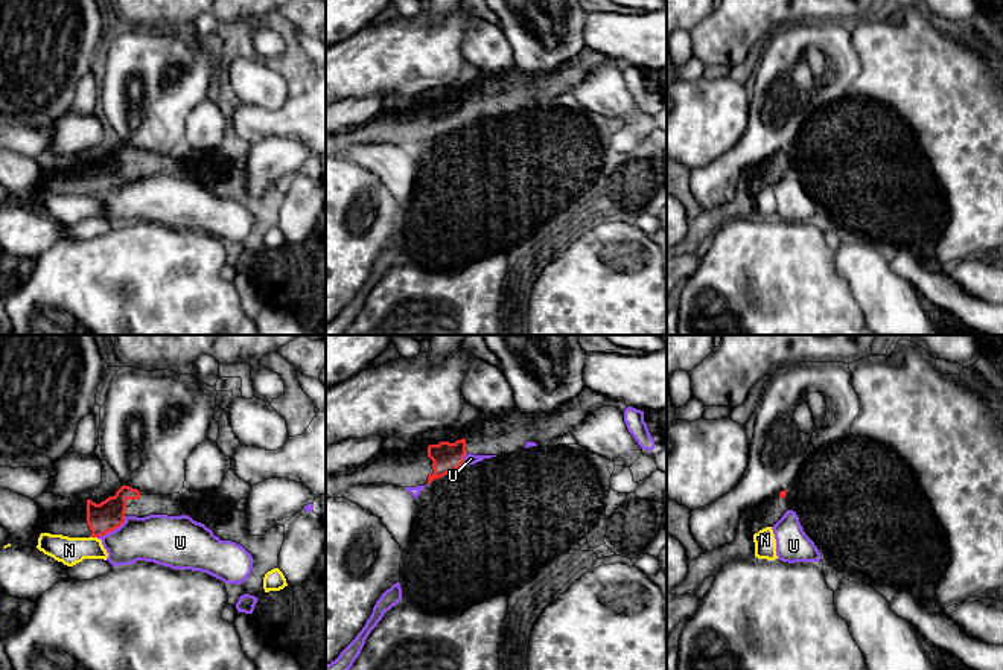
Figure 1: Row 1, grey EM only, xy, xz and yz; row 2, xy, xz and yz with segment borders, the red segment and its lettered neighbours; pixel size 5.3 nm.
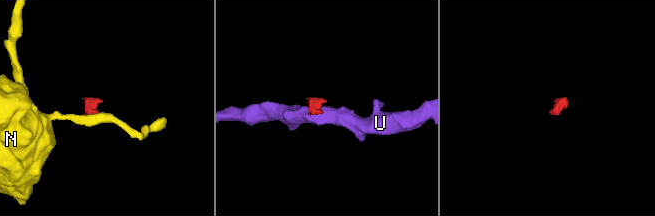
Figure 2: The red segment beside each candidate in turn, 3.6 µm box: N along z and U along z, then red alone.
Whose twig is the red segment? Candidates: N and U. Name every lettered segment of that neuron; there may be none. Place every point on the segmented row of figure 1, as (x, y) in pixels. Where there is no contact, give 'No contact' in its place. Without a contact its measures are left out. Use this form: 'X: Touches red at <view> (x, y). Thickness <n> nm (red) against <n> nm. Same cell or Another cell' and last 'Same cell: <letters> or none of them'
N: Touches red at xy (93, 536). Thickness 160 nm (red) against 140 nm. Another cell
U: Touches red at xy (113, 529). Thickness 160 nm (red) against 260 nm. Another cell
Same cell: none of them

